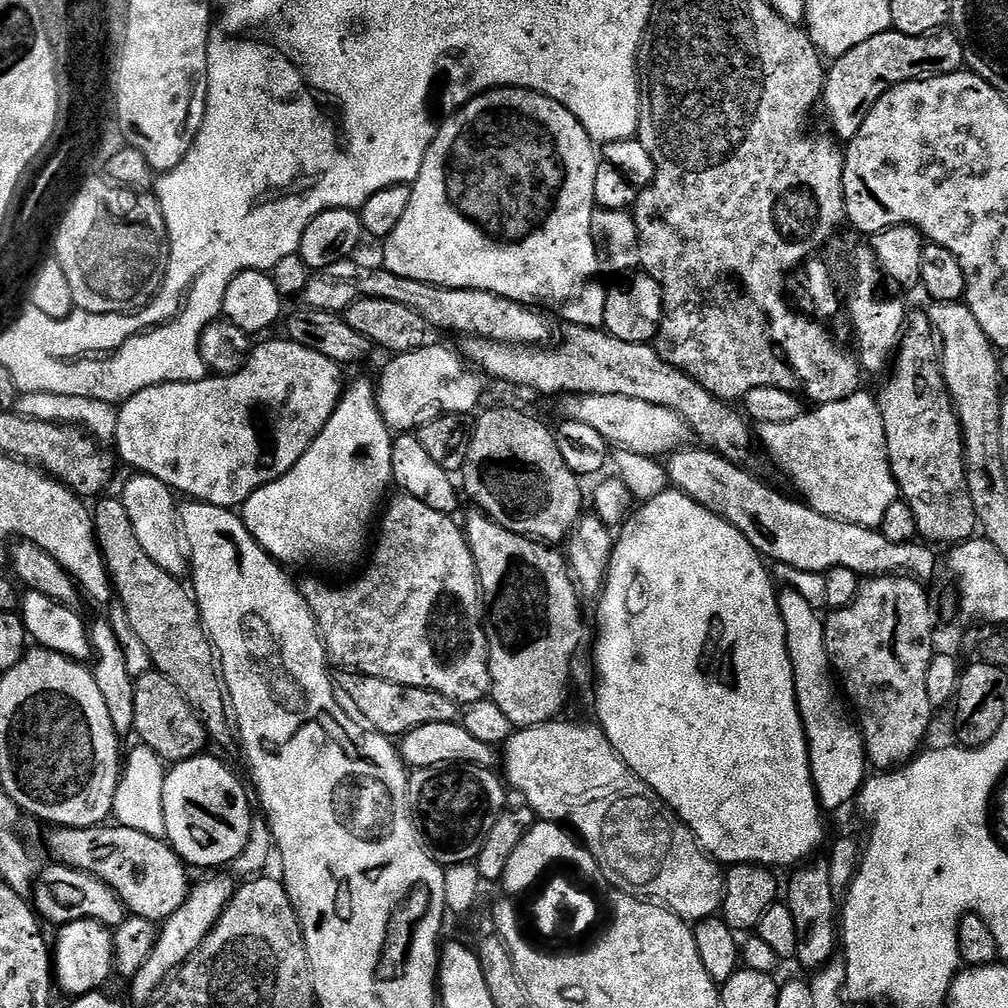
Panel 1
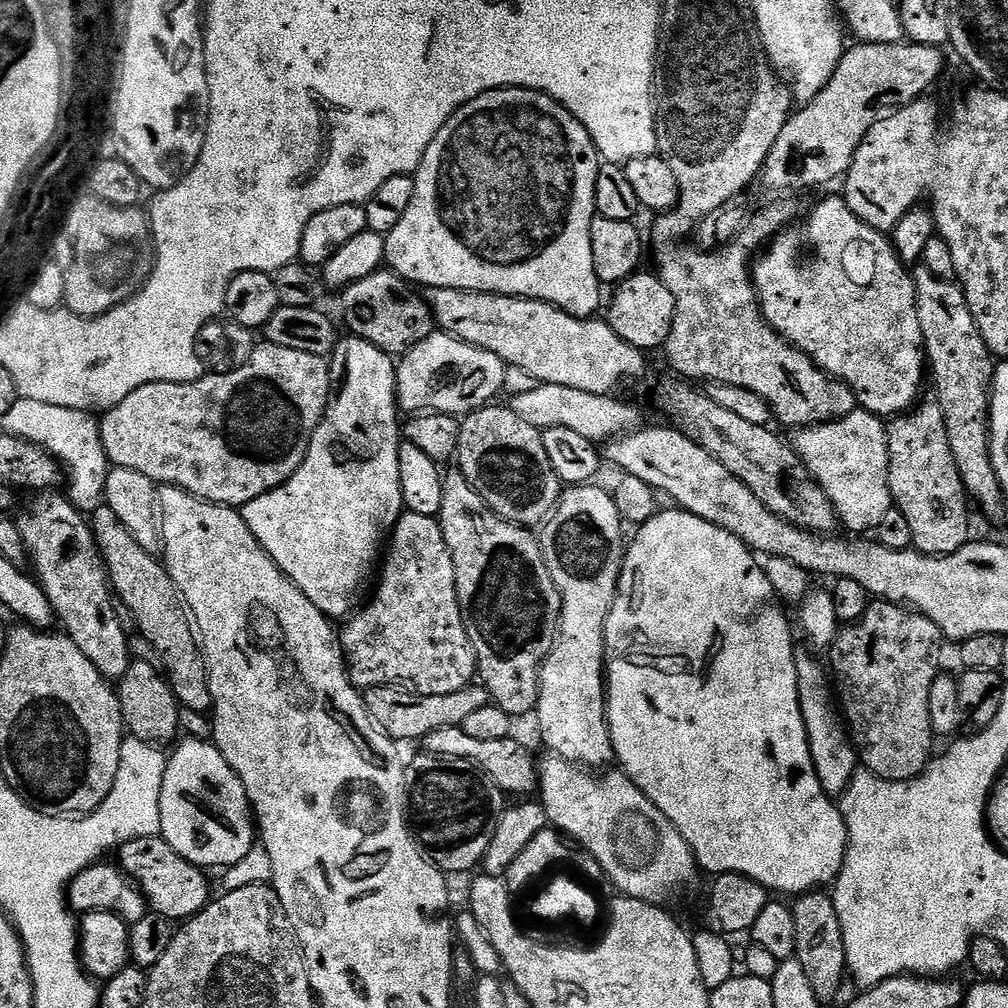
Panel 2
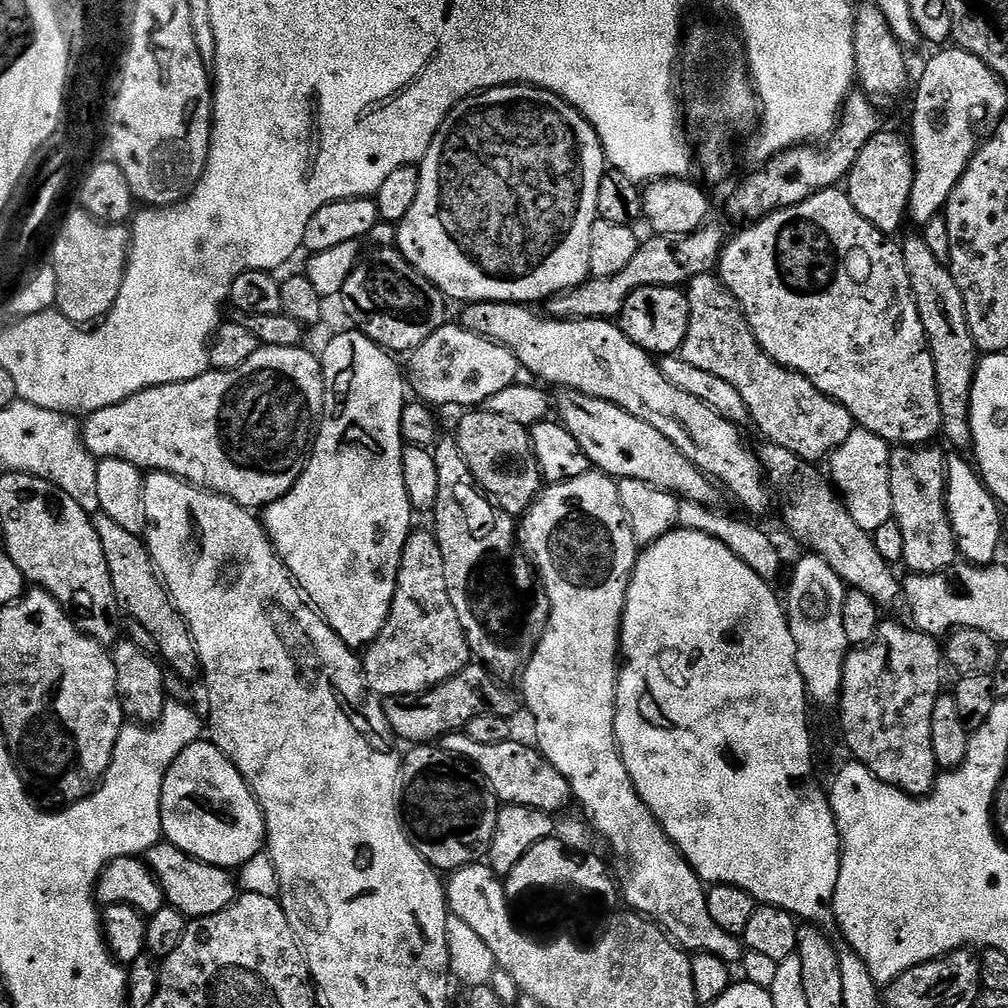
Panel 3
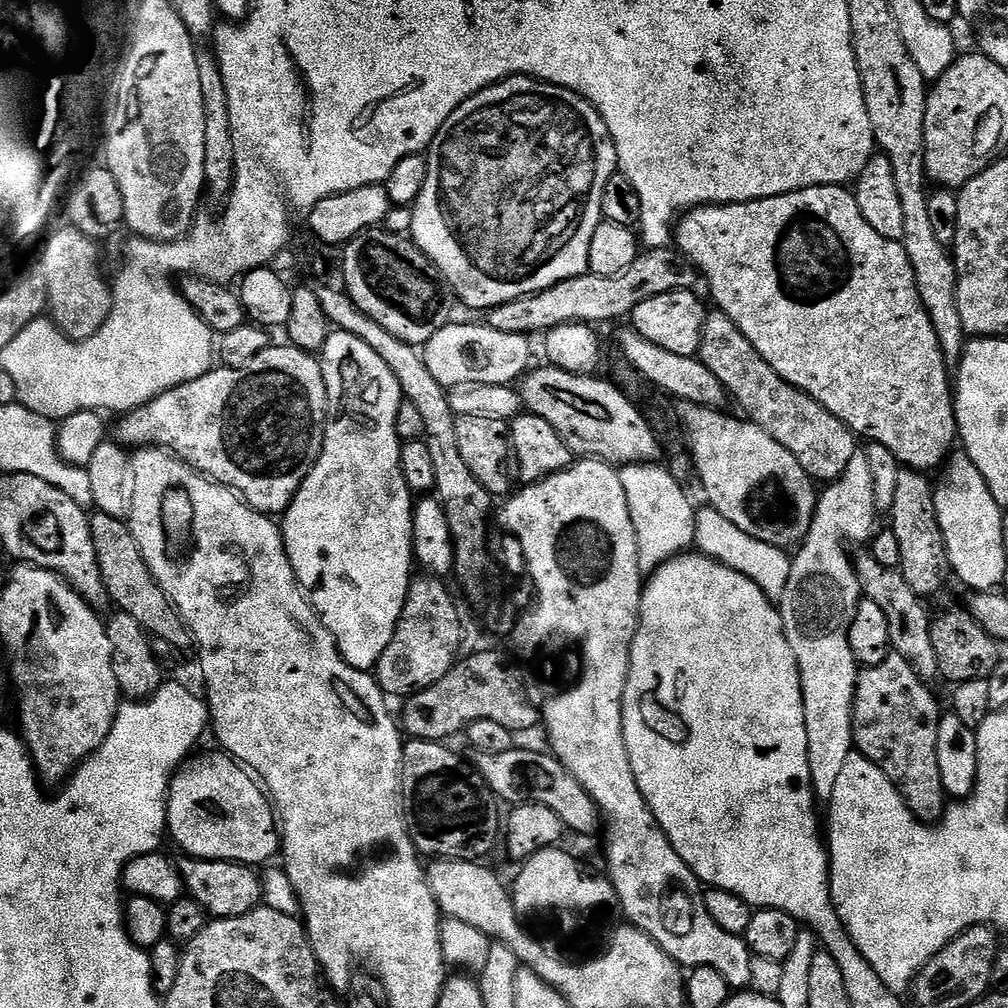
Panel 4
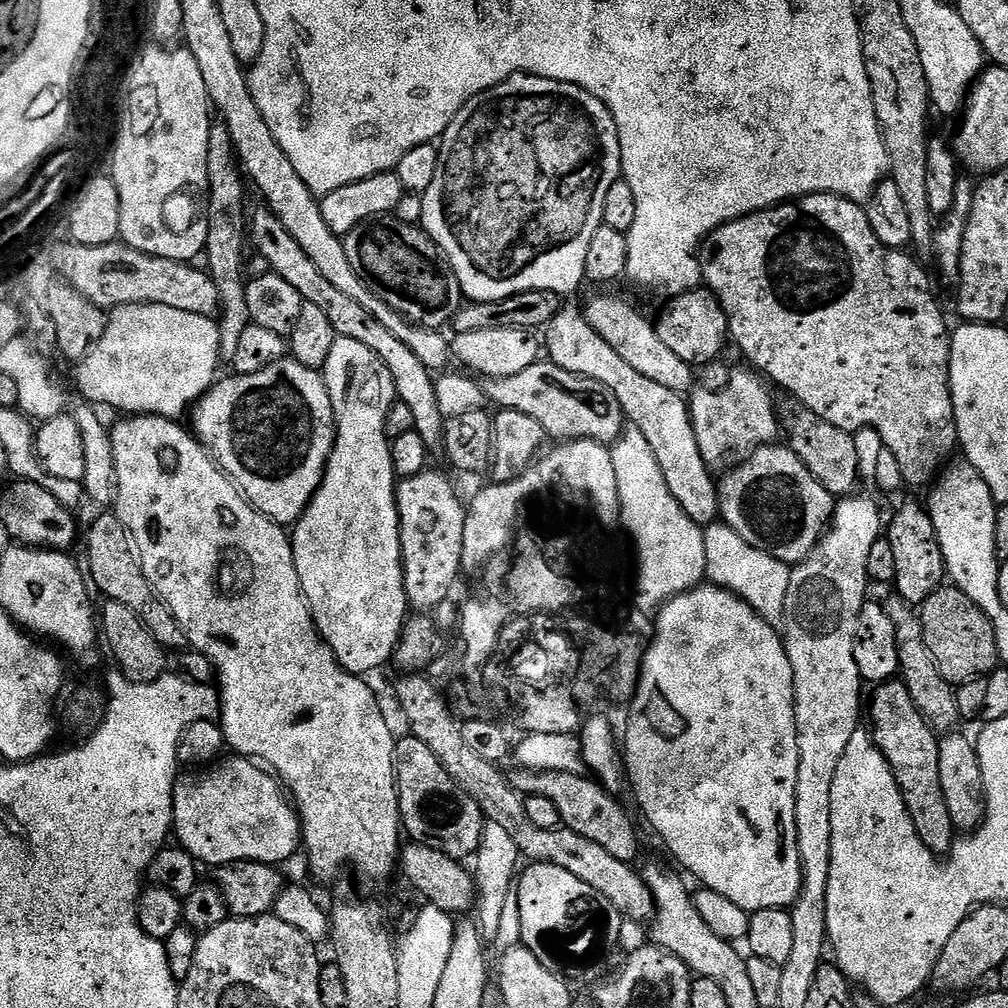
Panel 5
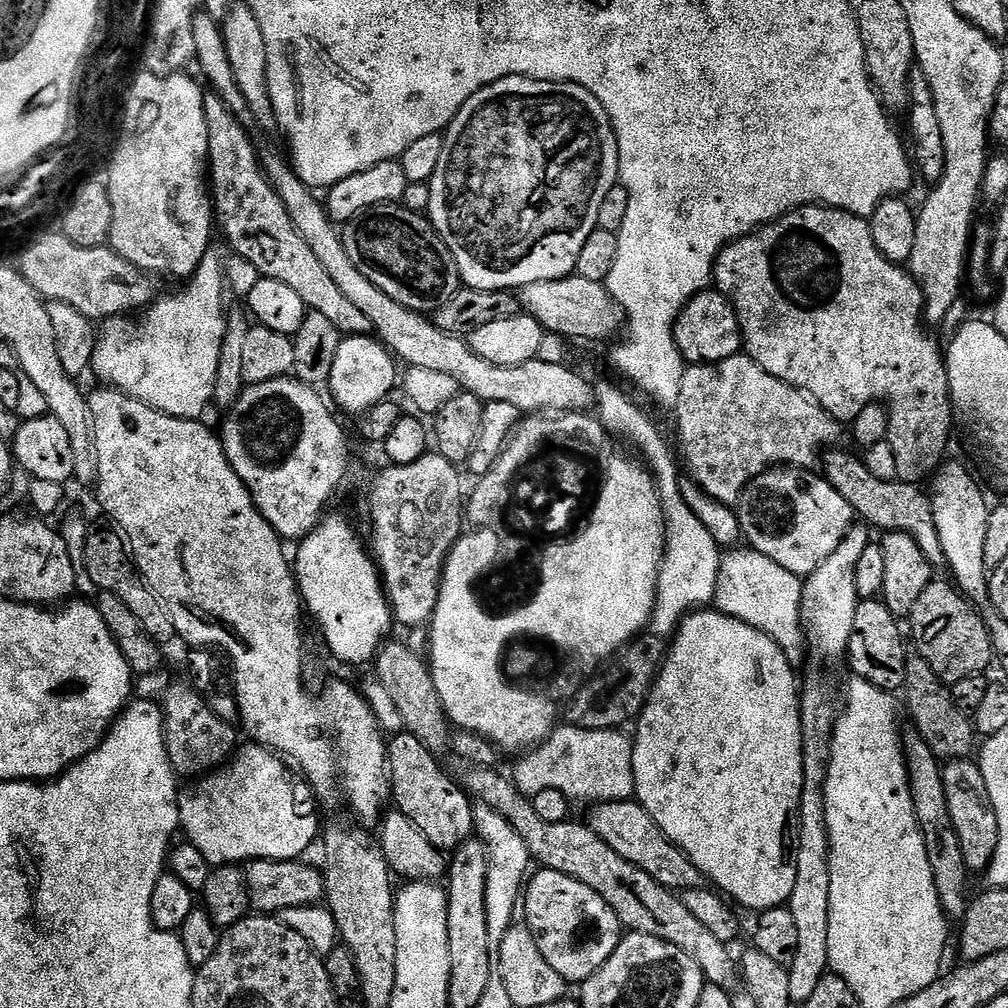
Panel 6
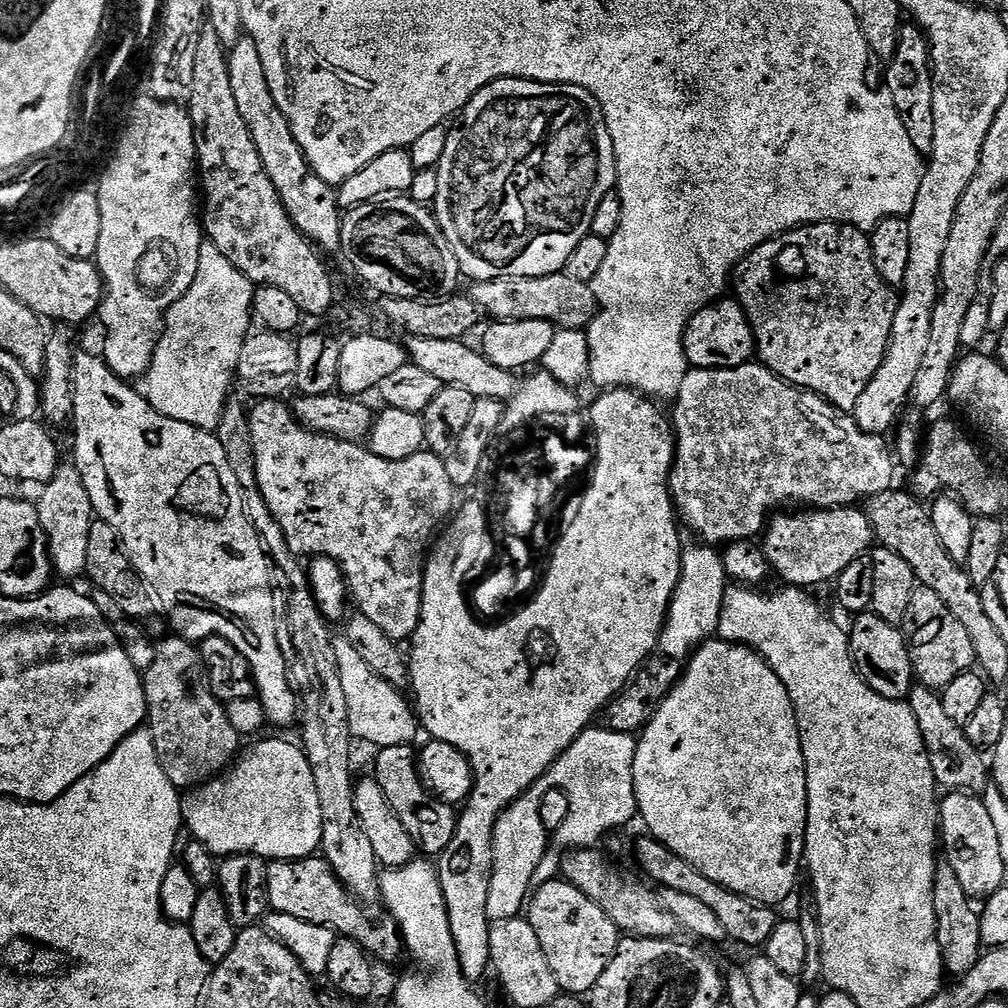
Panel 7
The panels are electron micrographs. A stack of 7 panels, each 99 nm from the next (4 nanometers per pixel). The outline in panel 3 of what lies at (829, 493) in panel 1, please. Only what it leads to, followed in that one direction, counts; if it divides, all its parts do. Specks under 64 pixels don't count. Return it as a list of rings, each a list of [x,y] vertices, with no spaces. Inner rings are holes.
[[[859,426],[853,427],[850,438],[842,442],[830,457],[832,473],[830,479],[842,493],[848,513],[862,526],[862,530],[874,533],[878,526],[892,520],[892,498],[890,492],[890,458],[892,448],[878,434]]]

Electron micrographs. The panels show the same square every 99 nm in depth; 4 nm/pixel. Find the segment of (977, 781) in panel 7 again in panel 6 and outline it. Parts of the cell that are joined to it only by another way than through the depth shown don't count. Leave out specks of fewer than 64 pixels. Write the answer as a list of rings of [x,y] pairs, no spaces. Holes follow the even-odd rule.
[[[919,656],[909,657],[906,678],[902,689],[902,700],[906,702],[906,708],[912,718],[913,729],[927,742],[937,759],[965,759],[970,753],[974,726],[971,719],[958,710],[953,702],[951,689],[934,674],[929,664]]]

